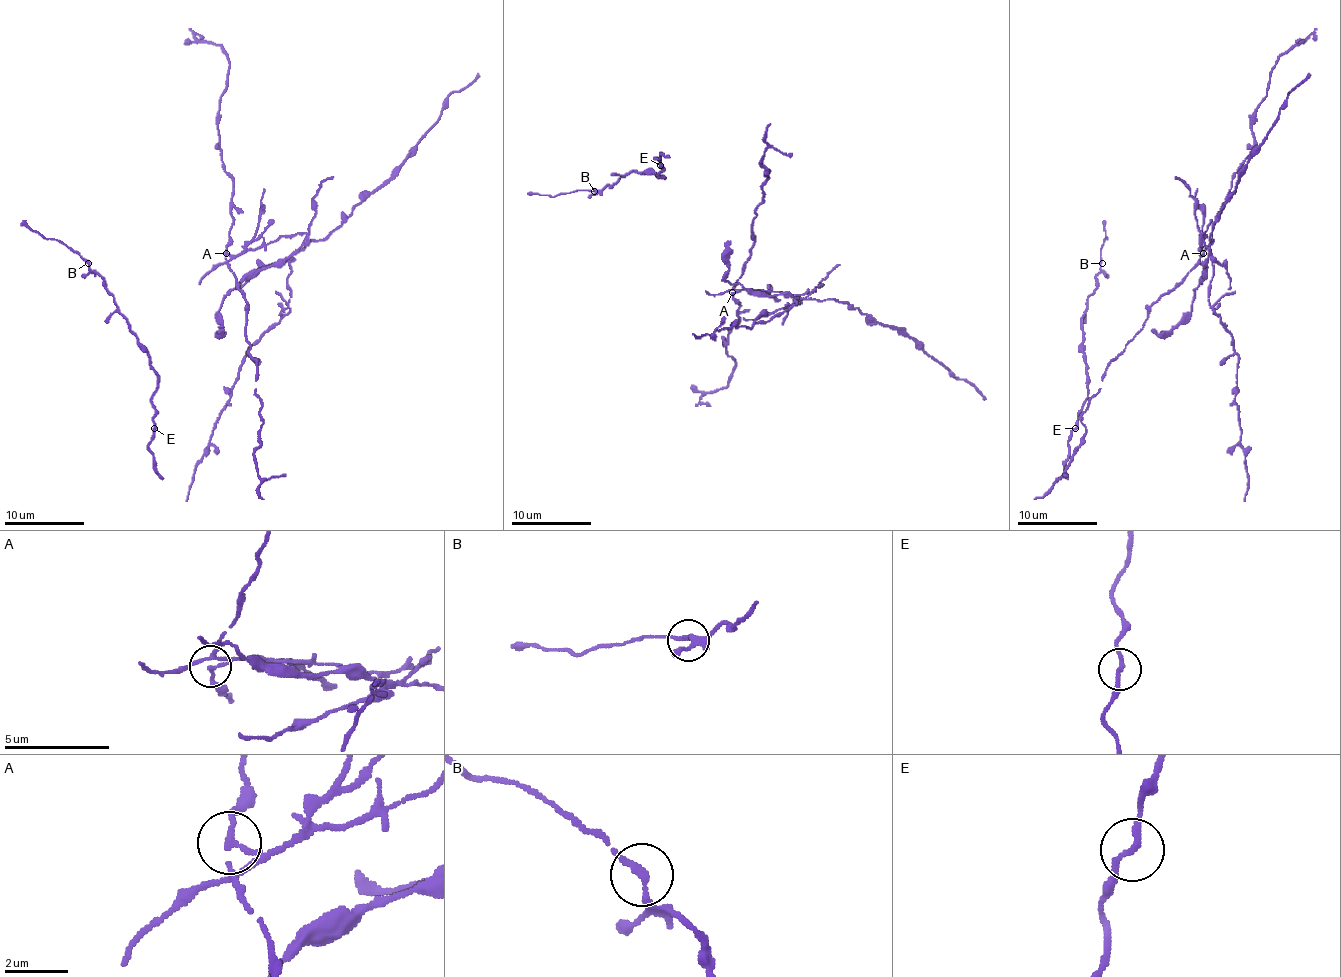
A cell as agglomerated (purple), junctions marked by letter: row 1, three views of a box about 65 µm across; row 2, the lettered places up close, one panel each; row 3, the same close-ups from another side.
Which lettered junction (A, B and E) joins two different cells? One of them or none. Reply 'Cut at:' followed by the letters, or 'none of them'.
Cut at: A

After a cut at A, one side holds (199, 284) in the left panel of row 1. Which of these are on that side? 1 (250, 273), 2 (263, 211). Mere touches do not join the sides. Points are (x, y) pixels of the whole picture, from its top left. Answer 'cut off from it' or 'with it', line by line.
1: with it
2: with it

